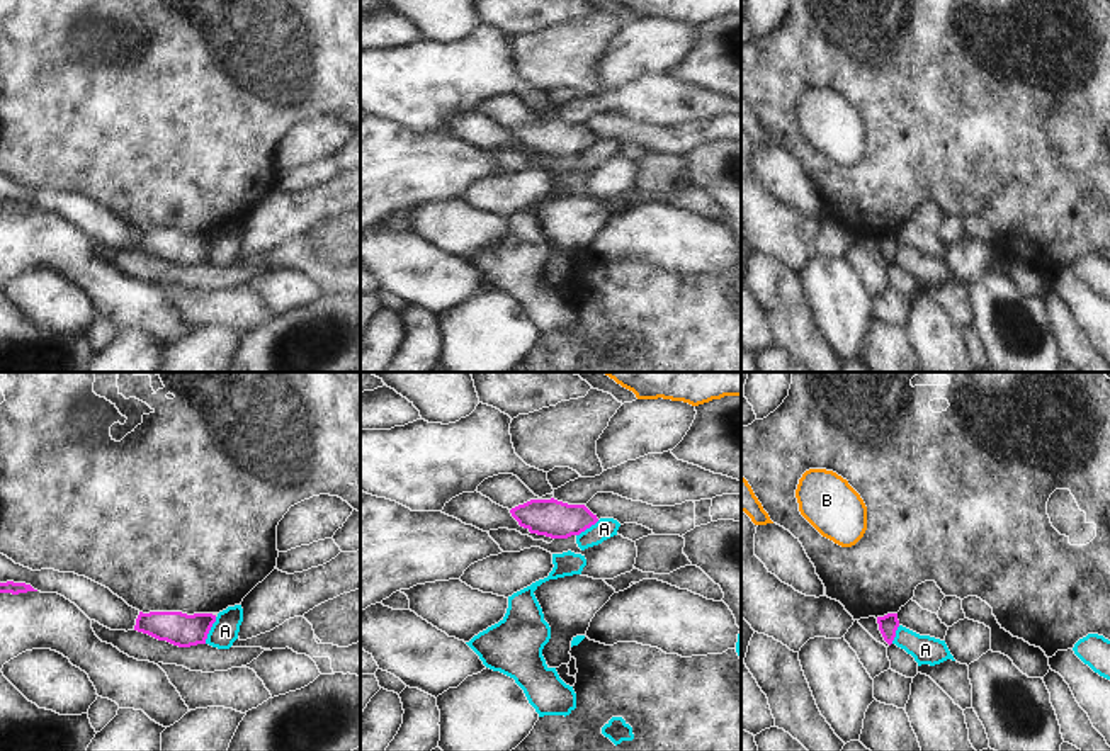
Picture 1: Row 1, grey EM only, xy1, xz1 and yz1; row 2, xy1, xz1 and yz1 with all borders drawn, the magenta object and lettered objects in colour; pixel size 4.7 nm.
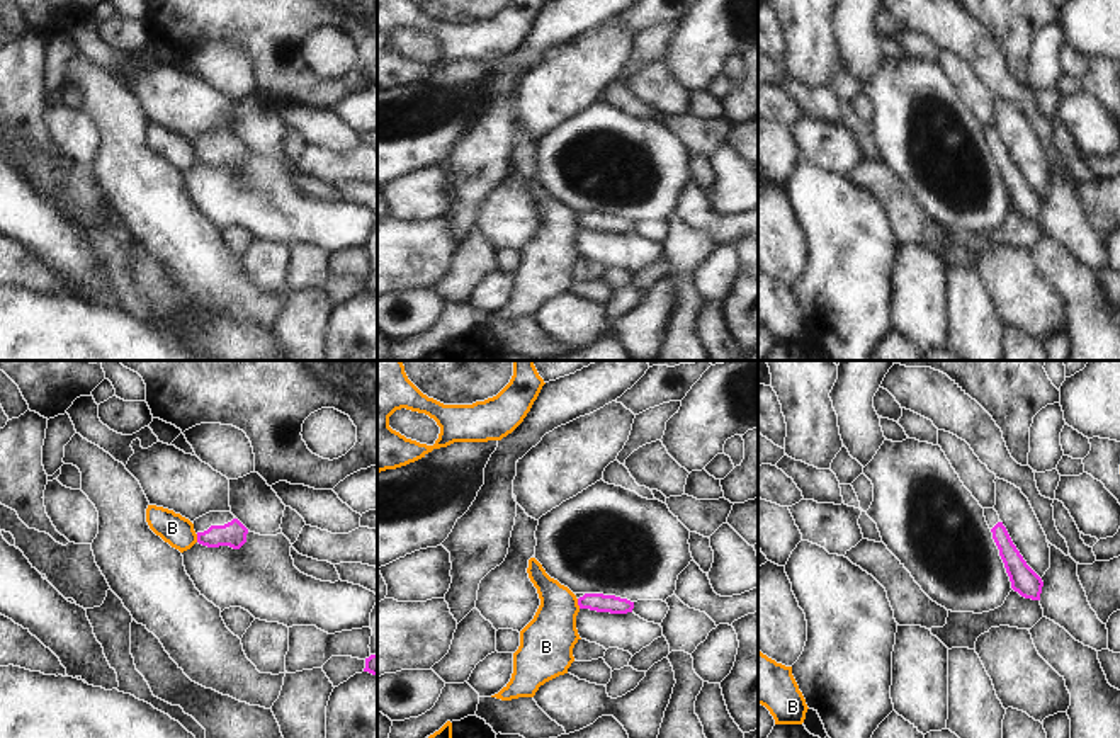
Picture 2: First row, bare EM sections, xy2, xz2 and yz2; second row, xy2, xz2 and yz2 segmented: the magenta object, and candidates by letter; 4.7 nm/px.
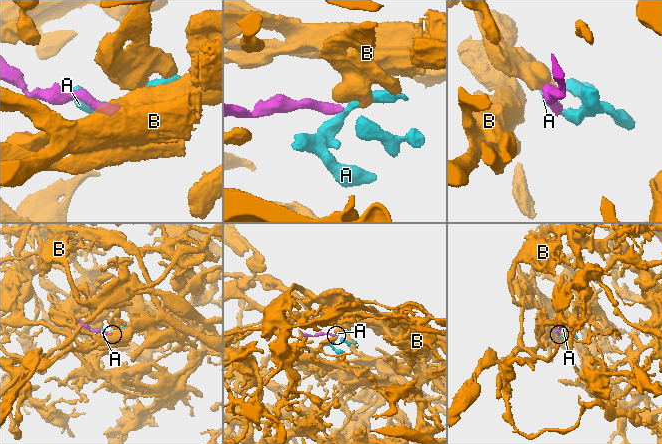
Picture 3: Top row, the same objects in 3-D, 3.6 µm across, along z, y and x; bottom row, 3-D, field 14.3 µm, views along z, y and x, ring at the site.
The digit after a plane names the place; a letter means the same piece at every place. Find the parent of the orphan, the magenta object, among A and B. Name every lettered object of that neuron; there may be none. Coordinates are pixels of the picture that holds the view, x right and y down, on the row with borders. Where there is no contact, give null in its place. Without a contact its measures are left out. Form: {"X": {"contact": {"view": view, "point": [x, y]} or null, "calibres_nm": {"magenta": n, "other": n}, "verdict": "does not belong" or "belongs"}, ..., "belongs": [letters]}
{"A": {"contact": {"view": "xy1", "point": [209, 629]}, "calibres_nm": {"magenta": 160, "other": 130}, "verdict": "does not belong"}, "B": {"contact": {"view": "xz2", "point": [578, 604]}, "calibres_nm": {"magenta": 90, "other": 260}, "verdict": "does not belong"}, "belongs": []}

